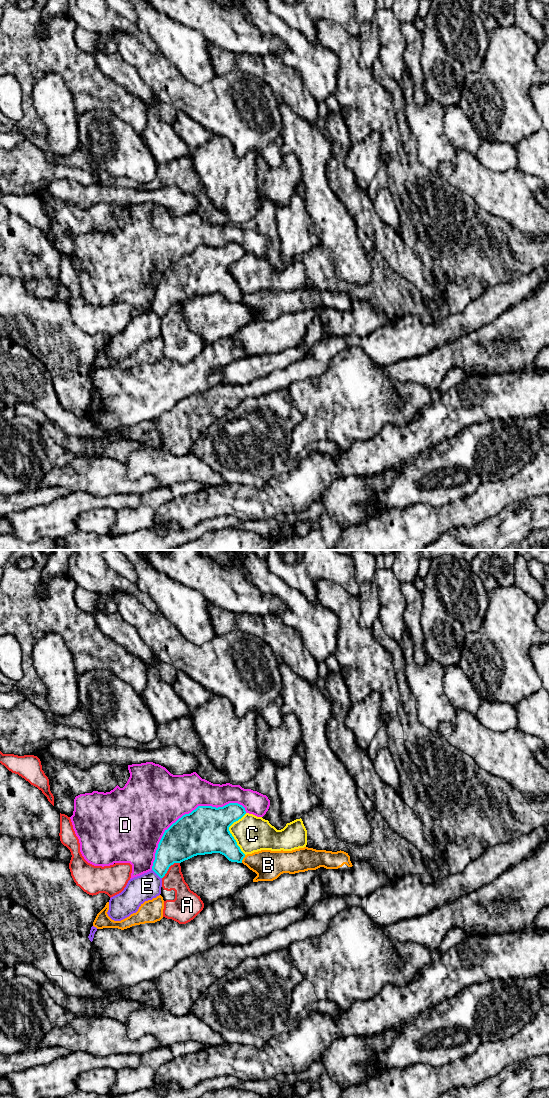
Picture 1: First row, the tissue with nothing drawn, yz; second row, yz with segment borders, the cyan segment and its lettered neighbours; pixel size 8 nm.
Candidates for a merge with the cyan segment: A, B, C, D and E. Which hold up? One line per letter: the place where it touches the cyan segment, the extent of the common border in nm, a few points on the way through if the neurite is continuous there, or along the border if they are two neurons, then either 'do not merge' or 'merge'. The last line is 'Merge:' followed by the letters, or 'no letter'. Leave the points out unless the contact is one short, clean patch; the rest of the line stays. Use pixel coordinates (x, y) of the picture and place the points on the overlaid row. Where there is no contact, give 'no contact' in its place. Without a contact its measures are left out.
A: yz (168, 868) | 190 nm | do not merge
B: yz (242, 859) | 70 nm | do not merge
C: yz (229, 832) | 340 nm | do not merge
D: yz (186, 814) | 900 nm | do not merge
E: yz (157, 874) | 110 nm | along yz (152, 869), (161, 878) | do not merge
Merge: no letter

